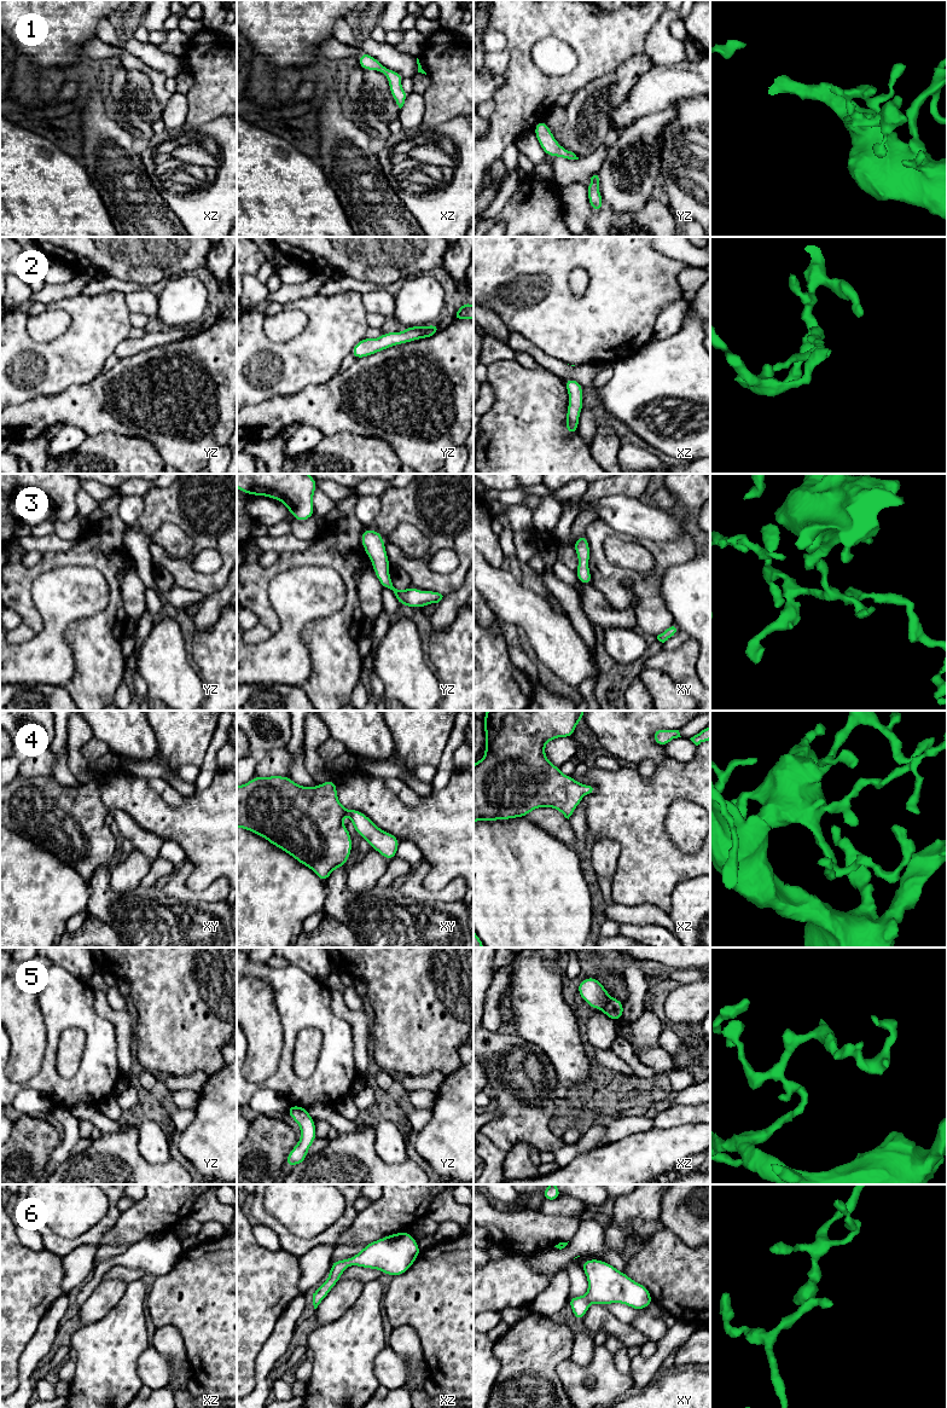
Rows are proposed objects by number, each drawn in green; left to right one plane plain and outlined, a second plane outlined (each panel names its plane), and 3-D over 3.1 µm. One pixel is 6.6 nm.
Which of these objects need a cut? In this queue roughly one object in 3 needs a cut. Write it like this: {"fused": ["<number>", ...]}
{"fused": ["5"]}

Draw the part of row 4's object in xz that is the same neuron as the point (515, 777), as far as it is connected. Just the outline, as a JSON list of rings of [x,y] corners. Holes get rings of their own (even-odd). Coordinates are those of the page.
[[[487,711],[483,723],[486,734],[486,755],[483,759],[474,764],[474,823],[486,819],[486,821],[499,821],[499,819],[511,819],[516,817],[525,817],[529,812],[535,809],[547,806],[553,807],[562,812],[565,818],[573,815],[577,805],[581,802],[585,794],[595,794],[597,788],[593,784],[581,784],[573,776],[563,775],[558,766],[553,765],[545,757],[545,744],[558,737],[573,737],[575,728],[579,722],[582,720],[582,715],[586,711]]]

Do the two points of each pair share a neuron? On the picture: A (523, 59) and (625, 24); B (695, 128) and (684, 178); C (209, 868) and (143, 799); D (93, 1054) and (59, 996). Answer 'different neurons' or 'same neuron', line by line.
A: same neuron
B: same neuron
C: same neuron
D: same neuron

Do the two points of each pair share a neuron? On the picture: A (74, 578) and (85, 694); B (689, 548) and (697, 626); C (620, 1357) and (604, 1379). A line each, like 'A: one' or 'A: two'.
A: two
B: two
C: two

